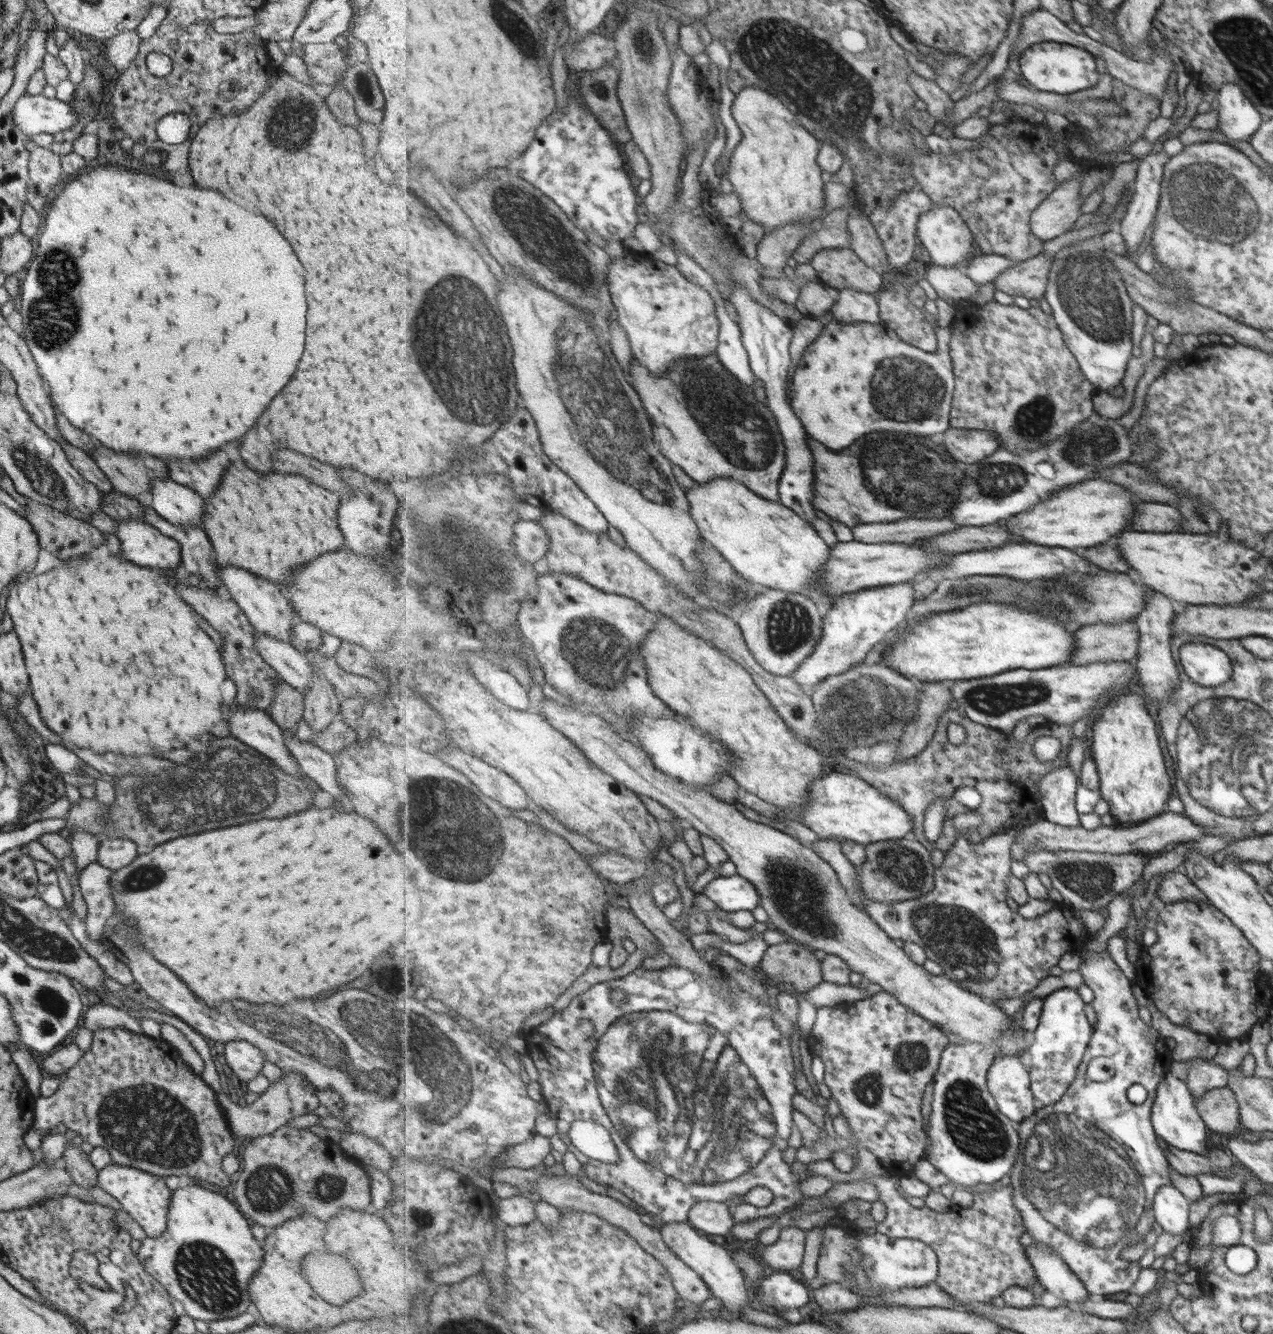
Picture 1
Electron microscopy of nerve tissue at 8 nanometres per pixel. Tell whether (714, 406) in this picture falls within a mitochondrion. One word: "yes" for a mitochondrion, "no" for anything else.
yes

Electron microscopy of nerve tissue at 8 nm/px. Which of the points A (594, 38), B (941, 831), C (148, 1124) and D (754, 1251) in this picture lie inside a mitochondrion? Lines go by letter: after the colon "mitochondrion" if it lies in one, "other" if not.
A: other
B: other
C: mitochondrion
D: other

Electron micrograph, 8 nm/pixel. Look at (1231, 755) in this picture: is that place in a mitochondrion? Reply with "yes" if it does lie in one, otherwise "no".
yes

